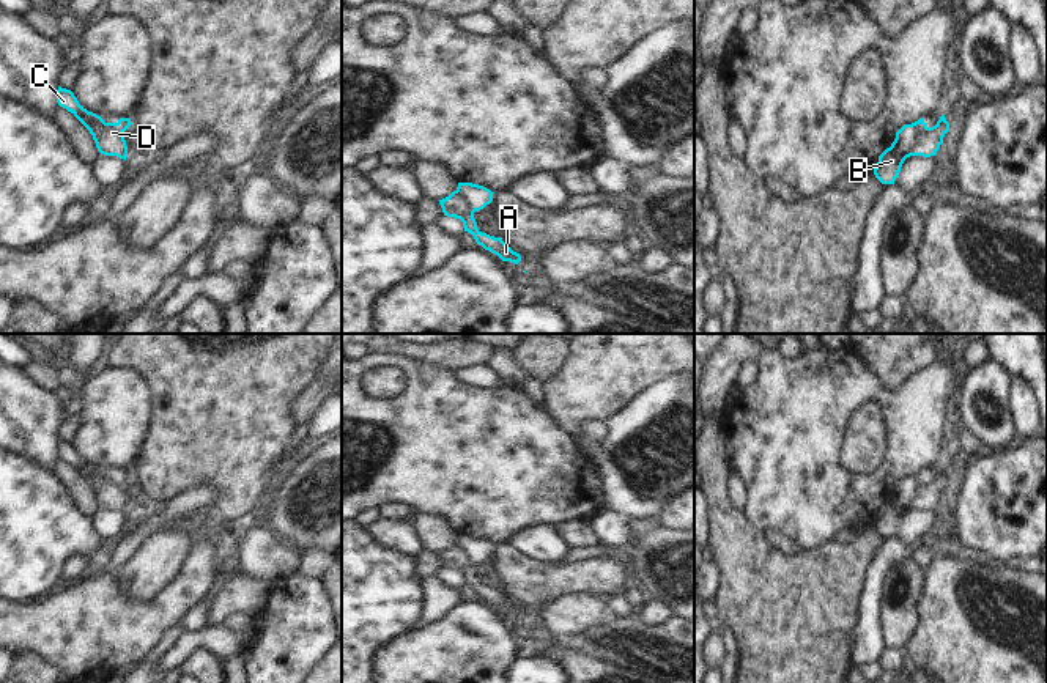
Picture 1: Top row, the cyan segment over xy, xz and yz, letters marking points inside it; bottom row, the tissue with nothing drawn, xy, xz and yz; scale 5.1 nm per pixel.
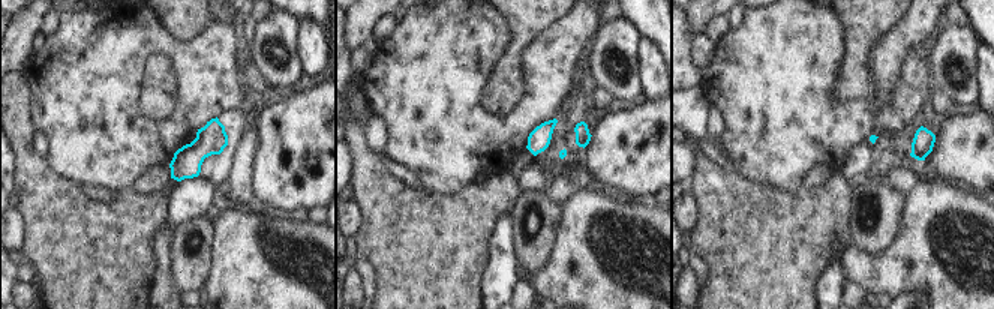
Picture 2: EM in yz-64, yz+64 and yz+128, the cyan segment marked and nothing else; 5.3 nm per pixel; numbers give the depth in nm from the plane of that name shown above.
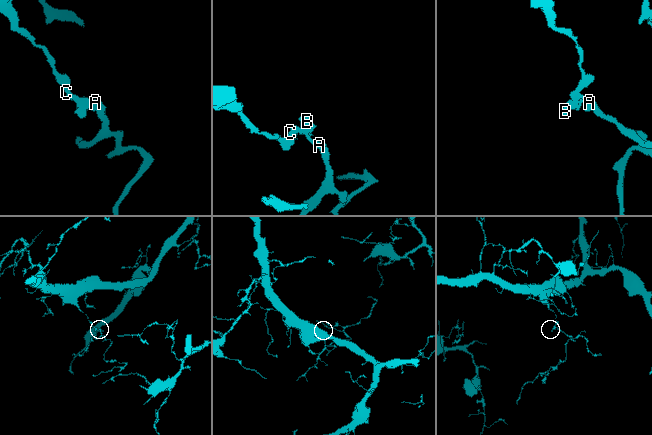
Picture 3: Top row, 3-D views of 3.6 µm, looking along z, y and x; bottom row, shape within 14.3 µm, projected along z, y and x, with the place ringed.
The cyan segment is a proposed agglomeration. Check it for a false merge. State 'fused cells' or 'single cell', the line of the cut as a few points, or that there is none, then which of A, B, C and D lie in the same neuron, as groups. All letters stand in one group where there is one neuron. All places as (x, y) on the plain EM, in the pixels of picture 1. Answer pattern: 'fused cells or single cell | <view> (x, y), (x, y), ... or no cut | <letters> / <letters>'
single cell | no cut | A B C D

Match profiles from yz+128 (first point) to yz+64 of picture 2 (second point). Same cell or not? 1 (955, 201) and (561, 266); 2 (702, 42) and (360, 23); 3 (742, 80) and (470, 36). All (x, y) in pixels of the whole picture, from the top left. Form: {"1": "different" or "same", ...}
{"1": "same", "2": "different", "3": "same"}

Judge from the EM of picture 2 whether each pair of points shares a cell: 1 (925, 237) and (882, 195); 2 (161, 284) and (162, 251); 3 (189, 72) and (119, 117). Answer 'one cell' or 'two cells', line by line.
1: two cells
2: one cell
3: one cell

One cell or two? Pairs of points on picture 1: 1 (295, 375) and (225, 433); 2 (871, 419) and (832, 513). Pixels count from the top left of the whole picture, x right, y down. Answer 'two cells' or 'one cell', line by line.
1: one cell
2: two cells

